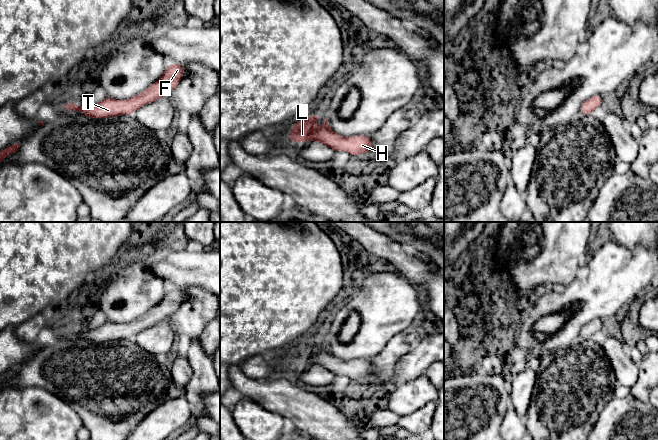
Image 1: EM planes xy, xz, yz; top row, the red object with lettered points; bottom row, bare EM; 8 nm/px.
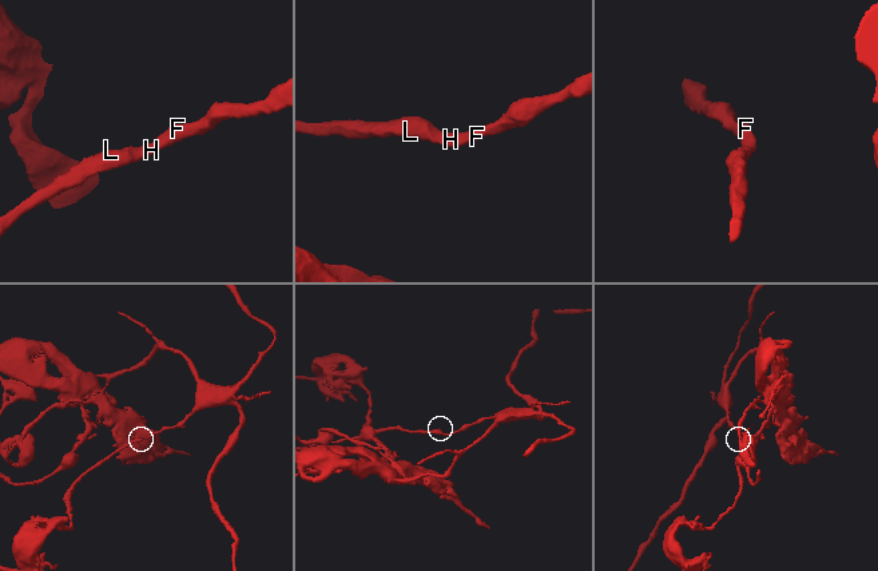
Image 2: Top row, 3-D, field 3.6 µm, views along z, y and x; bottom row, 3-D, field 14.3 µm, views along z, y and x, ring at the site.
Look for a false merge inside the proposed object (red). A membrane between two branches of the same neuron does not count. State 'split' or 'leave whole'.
leave whole

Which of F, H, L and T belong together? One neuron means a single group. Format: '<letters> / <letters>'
F H L T

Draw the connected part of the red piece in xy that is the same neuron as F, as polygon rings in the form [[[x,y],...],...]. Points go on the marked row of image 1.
[[[171,64],[154,84],[132,98],[116,100],[107,96],[103,101],[91,106],[82,107],[75,103],[70,103],[66,104],[65,107],[69,111],[75,110],[85,116],[96,119],[131,115],[142,106],[154,102],[161,97],[167,97],[180,83],[183,75],[184,67],[181,64]]]

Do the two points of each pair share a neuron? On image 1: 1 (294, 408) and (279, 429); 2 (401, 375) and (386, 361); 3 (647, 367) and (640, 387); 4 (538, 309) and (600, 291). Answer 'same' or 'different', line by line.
1: different
2: different
3: same
4: same

